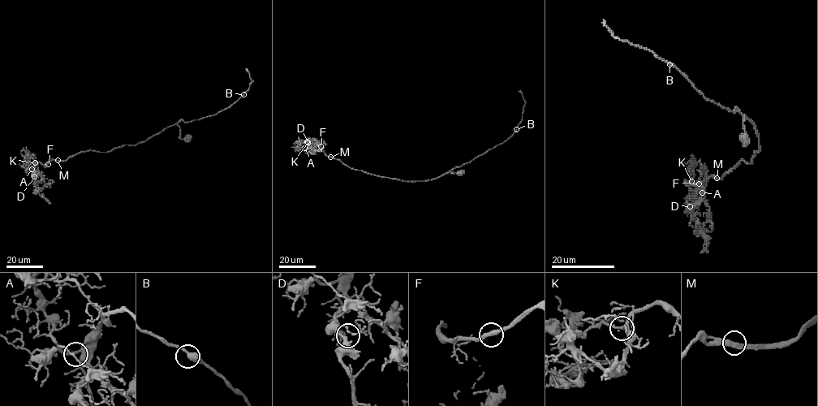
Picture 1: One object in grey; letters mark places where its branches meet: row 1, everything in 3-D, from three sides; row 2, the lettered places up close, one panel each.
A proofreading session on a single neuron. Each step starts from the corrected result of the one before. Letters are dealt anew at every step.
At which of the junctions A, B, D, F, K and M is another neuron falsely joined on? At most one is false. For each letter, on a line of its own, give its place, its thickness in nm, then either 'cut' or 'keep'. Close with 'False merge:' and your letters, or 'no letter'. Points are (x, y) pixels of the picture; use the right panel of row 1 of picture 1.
A: (702, 192) | 320 nm | keep
B: (669, 64) | 360 nm | keep
D: (690, 206) | 320 nm | keep
F: (699, 183) | 320 nm | keep
K: (691, 181) | 260 nm | keep
M: (716, 178) | 320 nm | keep
False merge: no letter

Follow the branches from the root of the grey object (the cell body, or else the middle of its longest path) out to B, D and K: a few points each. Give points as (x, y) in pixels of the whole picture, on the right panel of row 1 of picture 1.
B: (744, 140), (744, 115), (735, 107), (734, 111), (730, 111), (708, 100), (669, 64)
D: (744, 140), (745, 116), (759, 151), (721, 178), (686, 181), (703, 191), (690, 206)
K: (744, 140), (745, 116), (758, 136), (752, 161), (741, 161), (721, 178), (691, 181)

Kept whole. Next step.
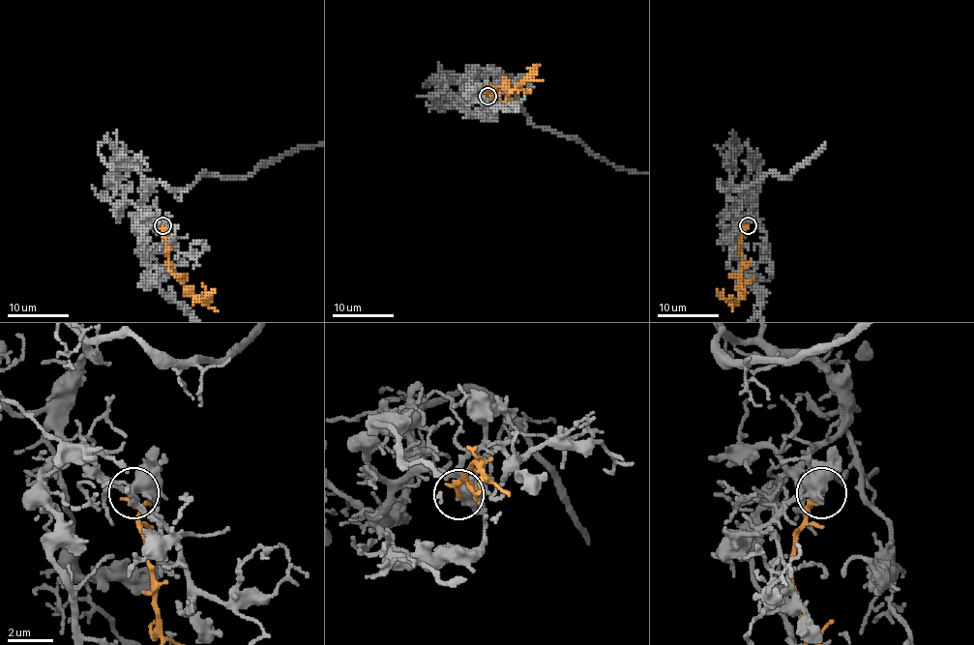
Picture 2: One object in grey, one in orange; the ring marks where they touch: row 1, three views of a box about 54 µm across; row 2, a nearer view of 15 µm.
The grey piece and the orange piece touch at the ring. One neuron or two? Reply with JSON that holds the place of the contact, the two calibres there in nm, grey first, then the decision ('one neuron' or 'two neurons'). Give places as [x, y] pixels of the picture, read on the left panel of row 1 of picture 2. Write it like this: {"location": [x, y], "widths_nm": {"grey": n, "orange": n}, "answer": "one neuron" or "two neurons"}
{"location": [162, 225], "widths_nm": {"grey": 360, "orange": 150}, "answer": "one neuron"}

